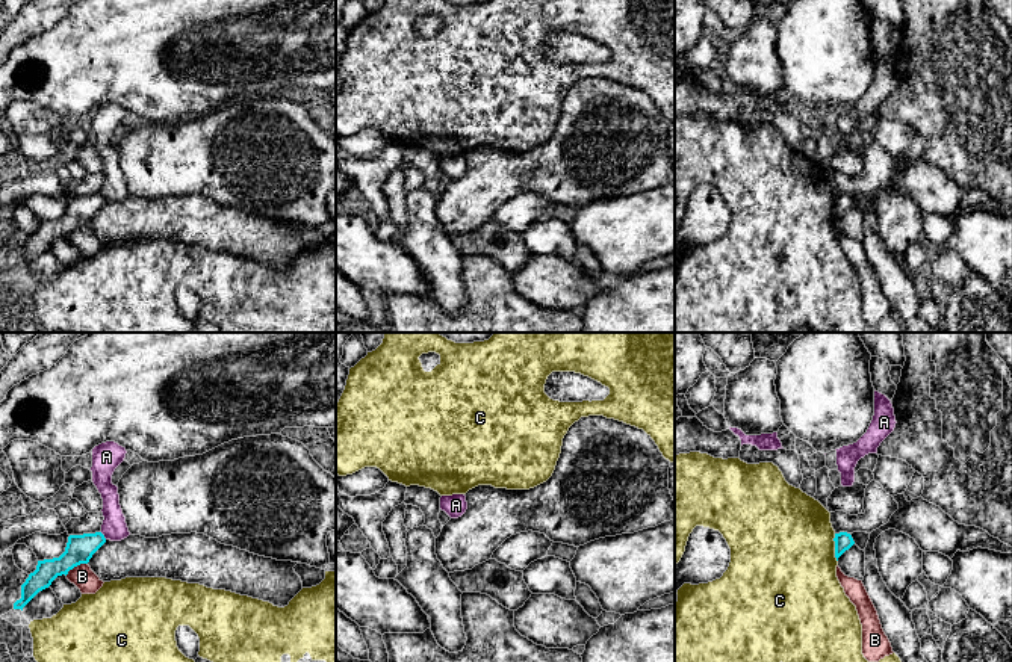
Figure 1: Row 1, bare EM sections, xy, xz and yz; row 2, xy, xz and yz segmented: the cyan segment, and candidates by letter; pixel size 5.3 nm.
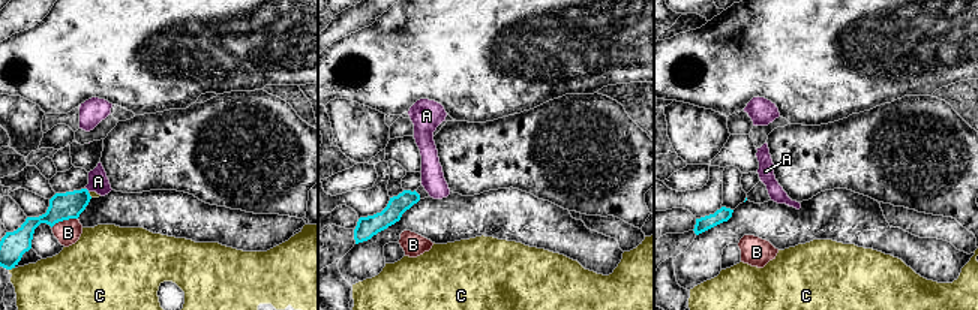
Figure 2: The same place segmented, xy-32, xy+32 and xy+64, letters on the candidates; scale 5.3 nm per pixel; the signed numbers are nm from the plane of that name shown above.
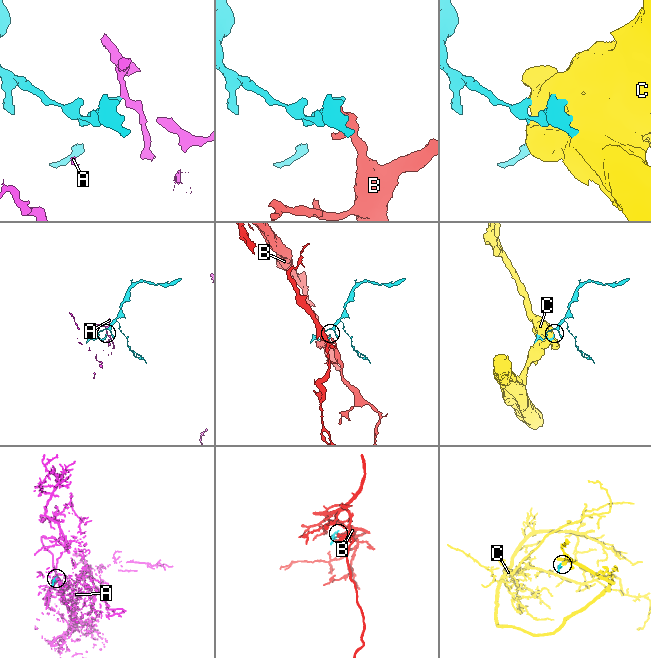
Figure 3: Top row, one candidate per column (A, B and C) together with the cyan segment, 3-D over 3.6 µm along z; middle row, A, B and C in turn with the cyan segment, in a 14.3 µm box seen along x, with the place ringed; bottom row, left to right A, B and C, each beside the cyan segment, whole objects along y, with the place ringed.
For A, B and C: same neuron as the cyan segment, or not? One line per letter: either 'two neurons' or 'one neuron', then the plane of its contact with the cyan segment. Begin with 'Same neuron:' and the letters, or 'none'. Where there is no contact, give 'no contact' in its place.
Same neuron: none
A: two neurons; meets cyan in xy
B: two neurons; meets cyan in xy
C: two neurons; meets cyan in yz

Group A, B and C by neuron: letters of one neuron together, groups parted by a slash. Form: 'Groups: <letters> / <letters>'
Groups: A / B / C

